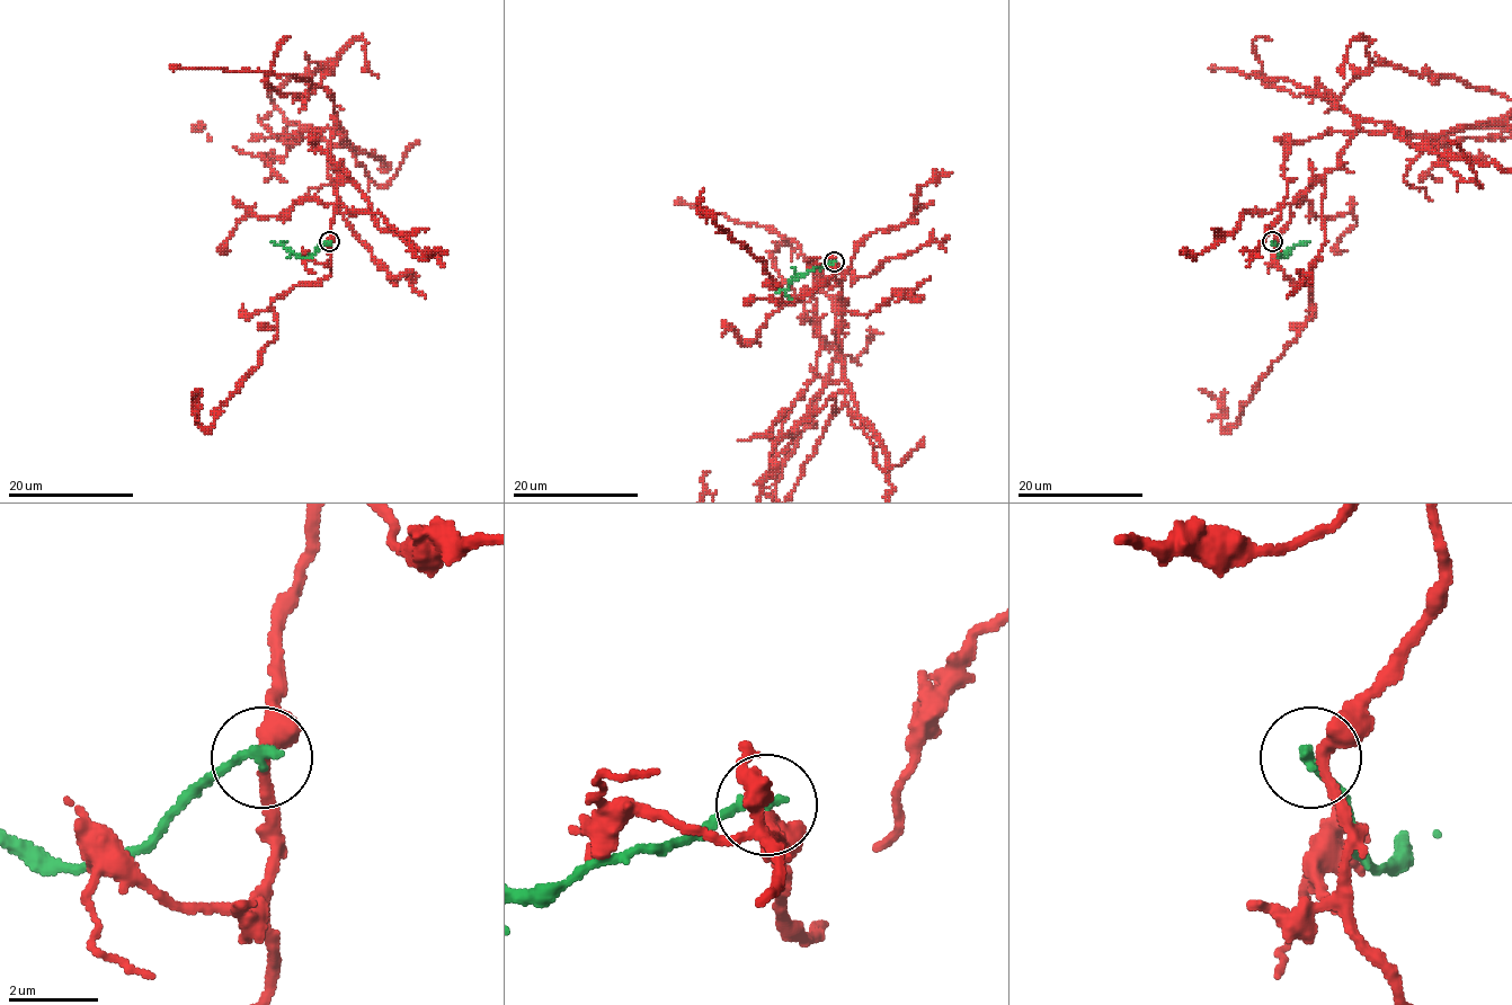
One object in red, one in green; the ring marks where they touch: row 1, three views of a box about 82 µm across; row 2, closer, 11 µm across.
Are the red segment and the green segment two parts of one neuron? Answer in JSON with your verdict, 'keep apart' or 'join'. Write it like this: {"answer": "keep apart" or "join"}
{"answer": "keep apart"}

